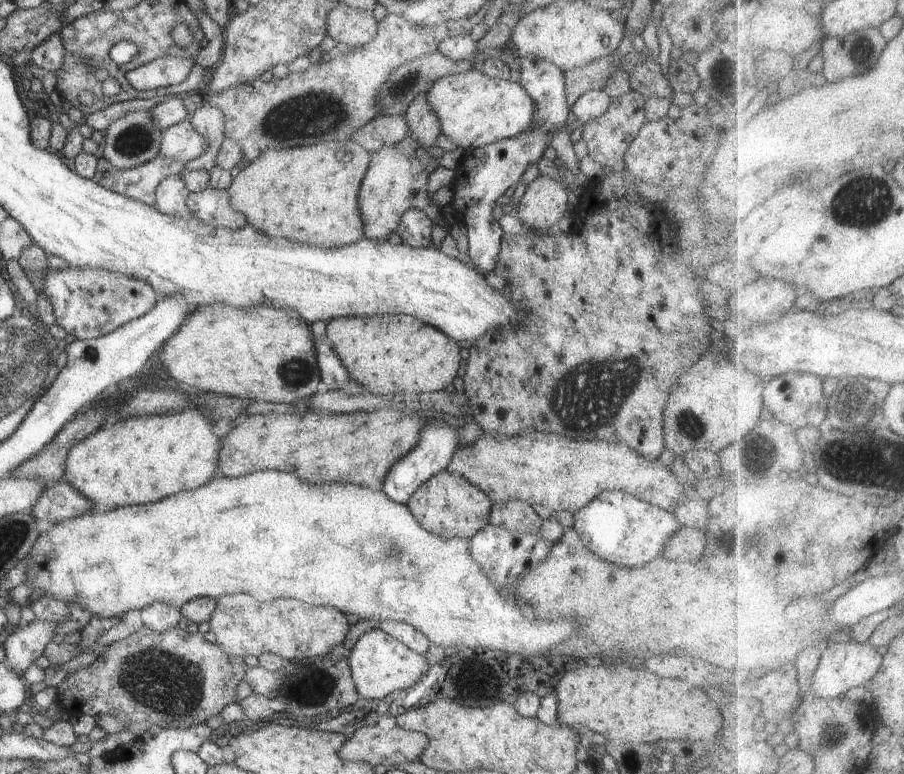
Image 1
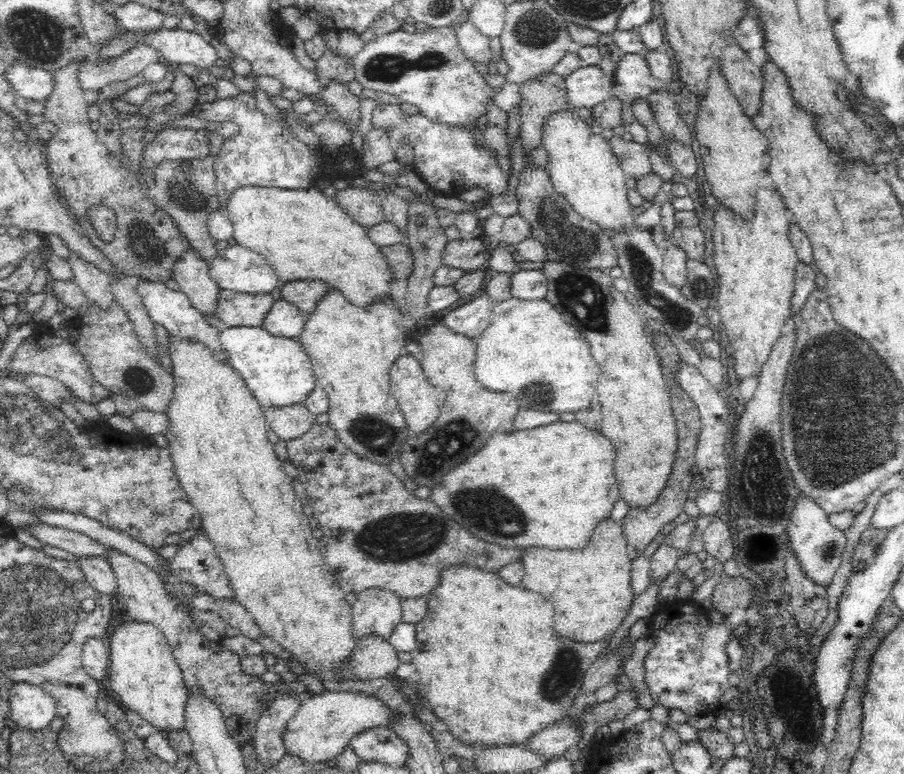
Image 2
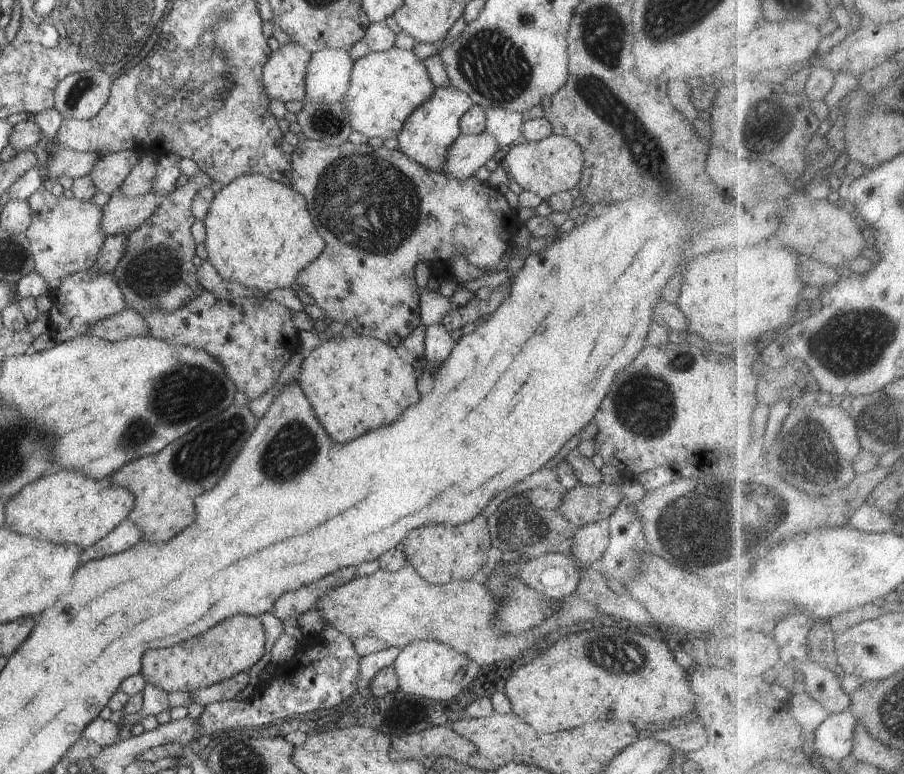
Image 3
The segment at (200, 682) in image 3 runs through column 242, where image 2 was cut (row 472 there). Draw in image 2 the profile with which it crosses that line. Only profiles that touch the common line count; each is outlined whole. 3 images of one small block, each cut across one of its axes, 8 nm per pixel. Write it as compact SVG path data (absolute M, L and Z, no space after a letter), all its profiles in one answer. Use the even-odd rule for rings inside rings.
M546 259L541 271L548 283L545 300L555 307L568 324L572 324L588 340L594 358L601 367L601 376L597 384L603 412L602 434L616 448L616 478L620 486L620 496L628 502L630 508L650 506L665 489L671 470L675 464L678 446L678 428L674 416L671 398L666 386L662 368L655 348L647 342L644 332L646 324L634 301L627 294L618 291L609 273L592 267L576 267L572 263Z

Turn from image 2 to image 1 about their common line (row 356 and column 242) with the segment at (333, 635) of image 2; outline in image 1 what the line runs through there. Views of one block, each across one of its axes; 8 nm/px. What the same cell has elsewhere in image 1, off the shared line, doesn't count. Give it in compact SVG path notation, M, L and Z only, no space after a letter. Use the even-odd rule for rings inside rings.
M347 140L346 142L320 143L309 146L296 146L273 150L266 148L232 180L227 189L230 204L234 210L246 216L247 225L254 226L258 232L270 238L287 239L302 245L339 248L353 244L364 237L364 220L358 208L358 194L368 166L371 153L362 146Z

